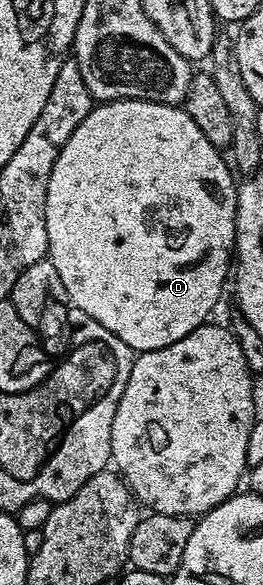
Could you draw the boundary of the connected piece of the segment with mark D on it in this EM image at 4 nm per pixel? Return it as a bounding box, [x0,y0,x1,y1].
[44,100,238,353]

